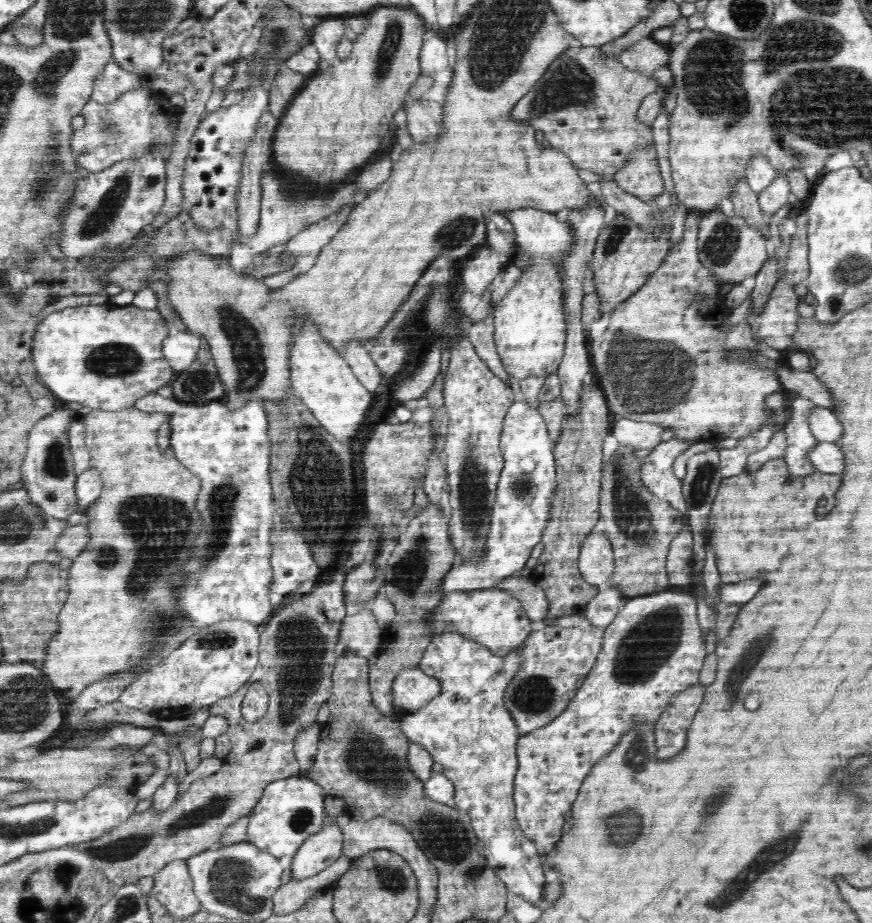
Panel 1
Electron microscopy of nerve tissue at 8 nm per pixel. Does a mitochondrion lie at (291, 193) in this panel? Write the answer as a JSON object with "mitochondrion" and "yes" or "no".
{"mitochondrion":"yes"}

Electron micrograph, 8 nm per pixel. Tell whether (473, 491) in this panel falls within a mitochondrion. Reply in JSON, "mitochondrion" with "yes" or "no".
{"mitochondrion":"yes"}

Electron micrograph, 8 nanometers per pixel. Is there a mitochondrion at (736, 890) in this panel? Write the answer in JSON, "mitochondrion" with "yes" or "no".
{"mitochondrion":"yes"}

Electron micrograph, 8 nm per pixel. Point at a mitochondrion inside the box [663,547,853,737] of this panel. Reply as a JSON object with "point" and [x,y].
{"point":[746,663]}

